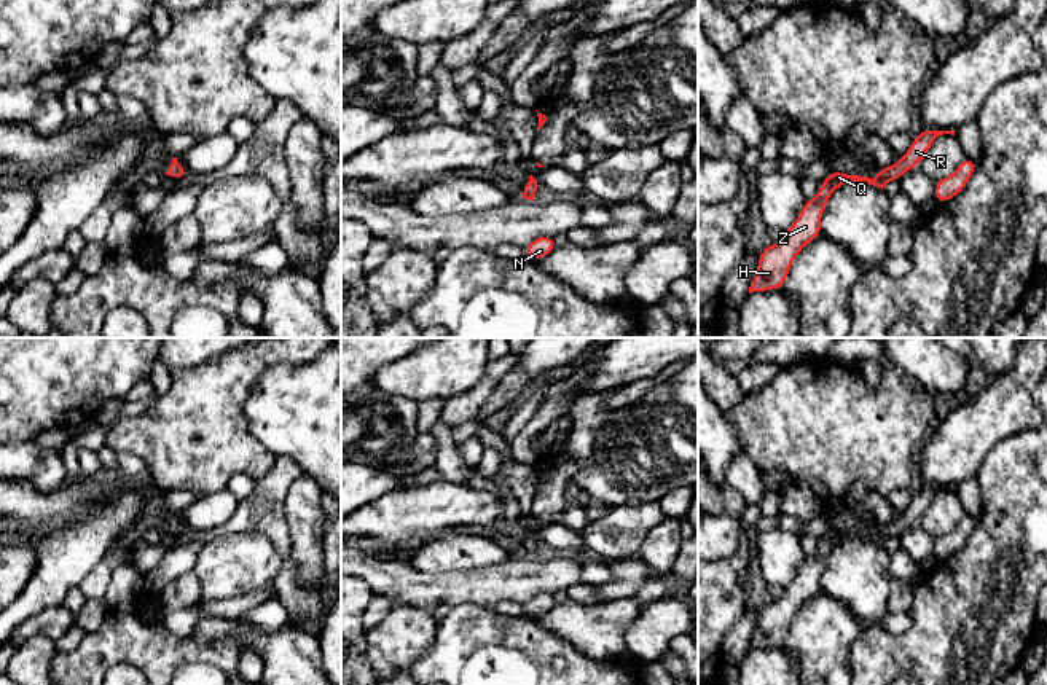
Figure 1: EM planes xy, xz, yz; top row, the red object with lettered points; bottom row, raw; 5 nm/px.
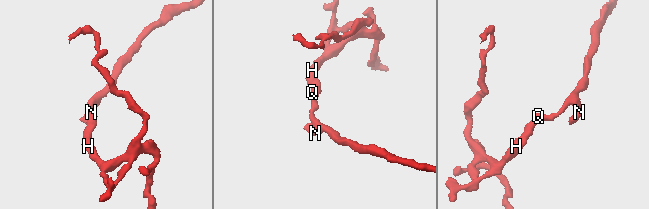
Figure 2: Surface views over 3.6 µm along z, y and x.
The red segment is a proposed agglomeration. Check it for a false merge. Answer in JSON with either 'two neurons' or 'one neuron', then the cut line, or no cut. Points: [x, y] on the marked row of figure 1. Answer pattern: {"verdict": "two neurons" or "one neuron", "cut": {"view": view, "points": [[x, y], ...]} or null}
{"verdict": "one neuron", "cut": null}

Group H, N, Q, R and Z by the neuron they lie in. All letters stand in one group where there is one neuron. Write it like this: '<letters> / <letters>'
H N Q R Z

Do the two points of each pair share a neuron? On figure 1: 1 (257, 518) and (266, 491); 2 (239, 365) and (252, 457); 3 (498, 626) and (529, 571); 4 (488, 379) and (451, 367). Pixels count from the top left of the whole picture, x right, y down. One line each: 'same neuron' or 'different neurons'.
1: same neuron
2: same neuron
3: different neurons
4: different neurons

